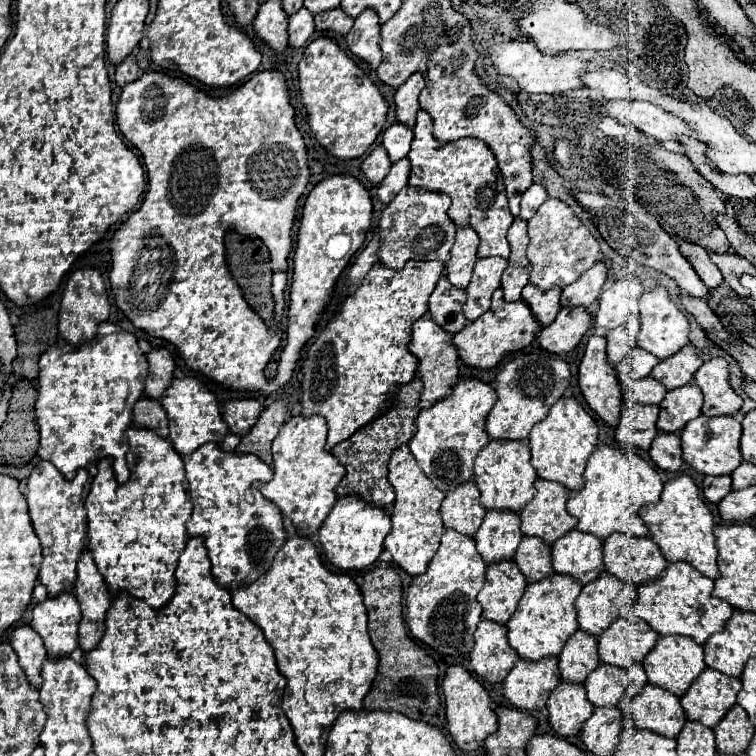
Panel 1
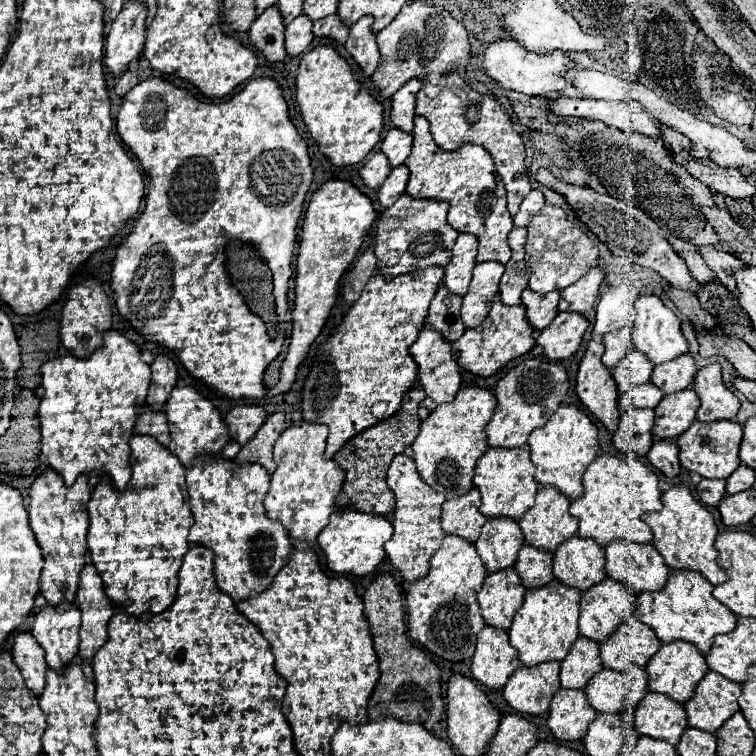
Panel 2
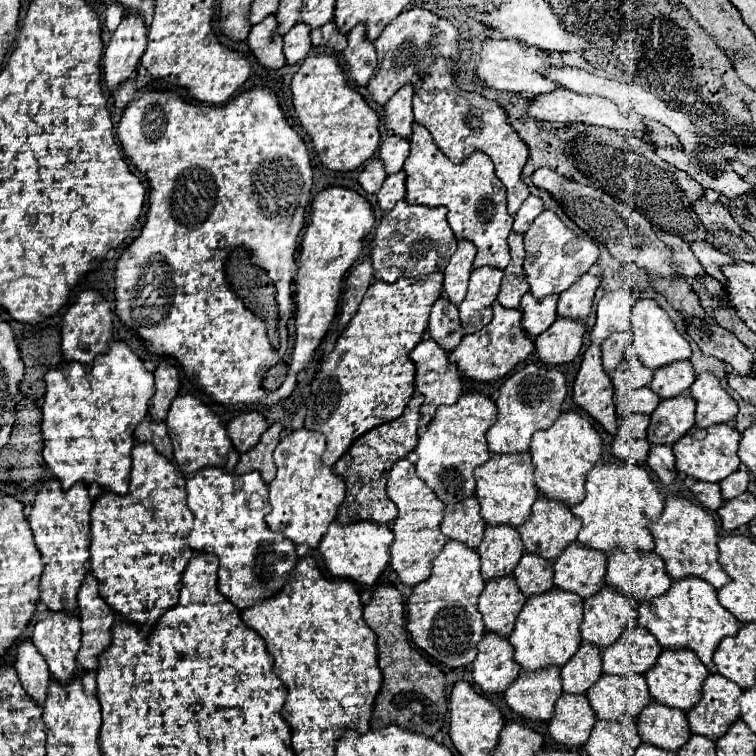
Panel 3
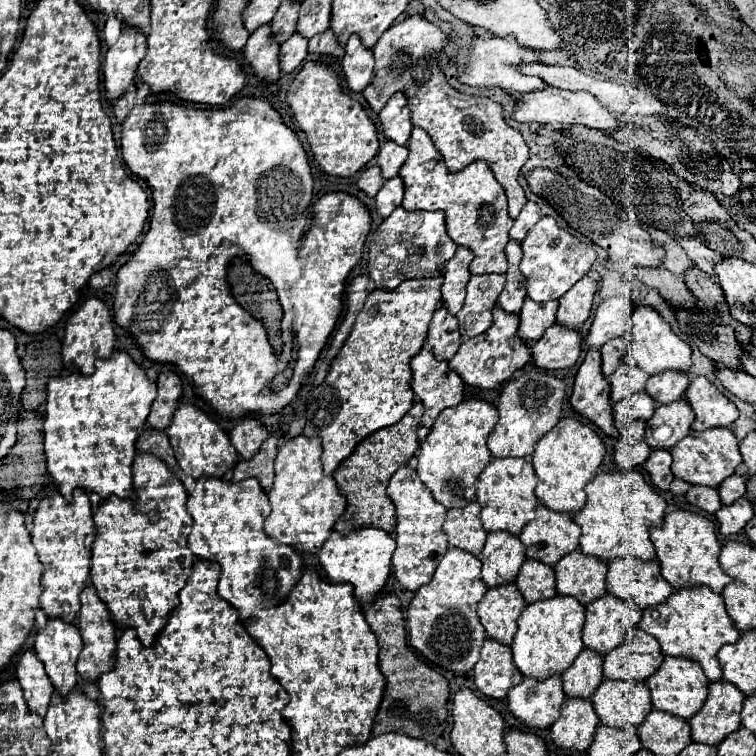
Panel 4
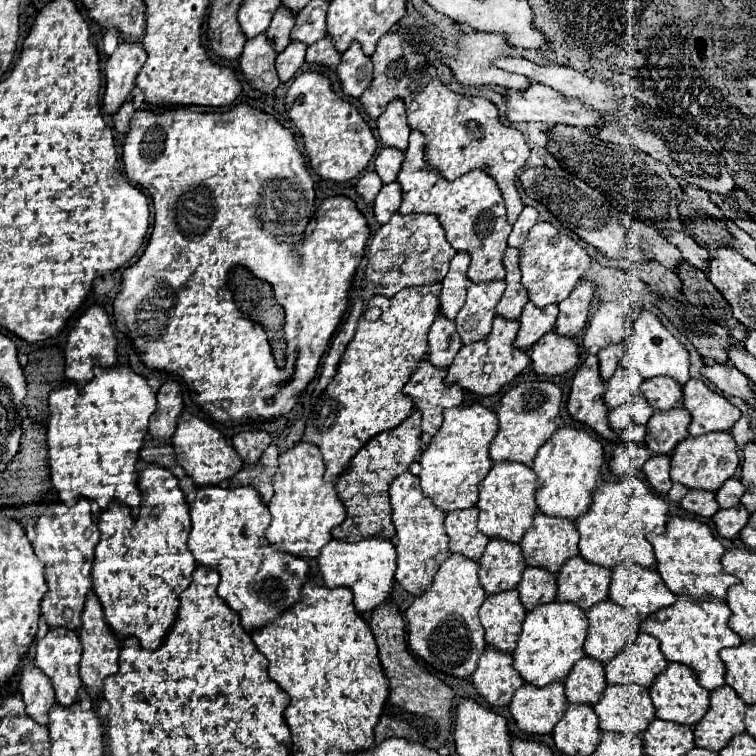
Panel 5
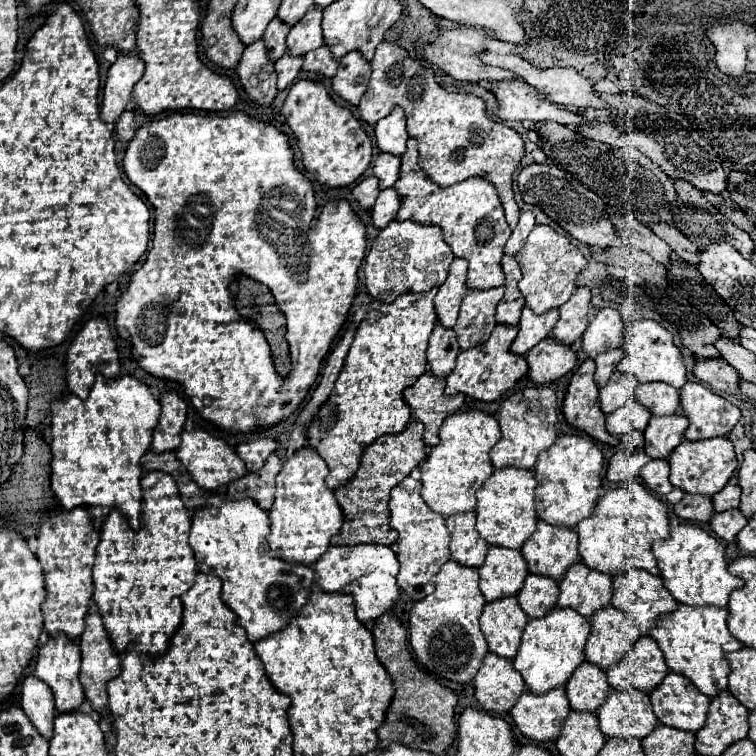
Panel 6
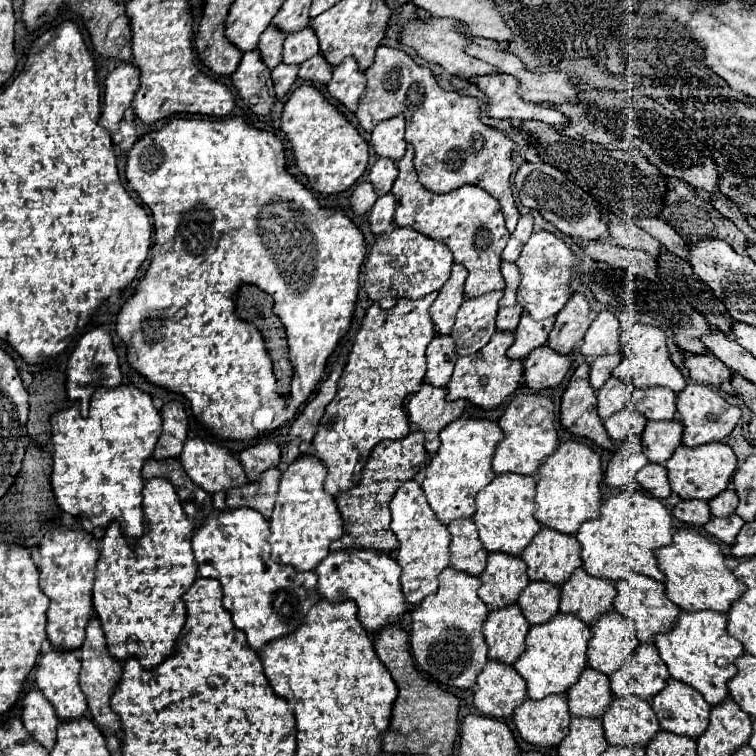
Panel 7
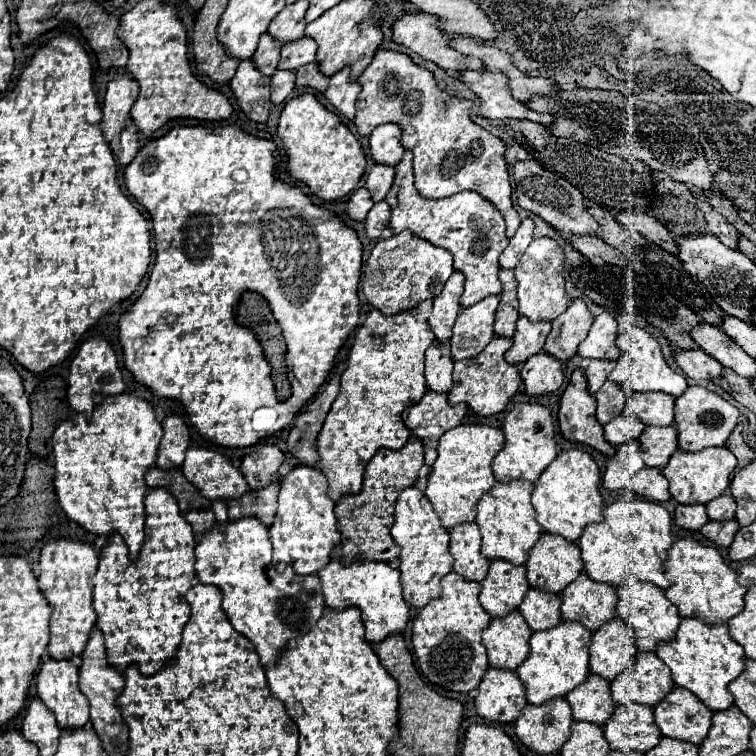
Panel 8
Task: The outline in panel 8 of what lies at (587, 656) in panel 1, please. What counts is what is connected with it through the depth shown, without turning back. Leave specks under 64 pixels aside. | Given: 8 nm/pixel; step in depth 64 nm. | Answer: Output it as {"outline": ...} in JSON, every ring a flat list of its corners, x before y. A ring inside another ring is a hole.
{"outline":[[590,674,590,680,586,680,582,688,576,688,574,692,570,692,566,700,572,708,574,720,592,722,598,726,604,726,616,708,610,696,608,680,602,680,600,676,594,676,594,674]]}

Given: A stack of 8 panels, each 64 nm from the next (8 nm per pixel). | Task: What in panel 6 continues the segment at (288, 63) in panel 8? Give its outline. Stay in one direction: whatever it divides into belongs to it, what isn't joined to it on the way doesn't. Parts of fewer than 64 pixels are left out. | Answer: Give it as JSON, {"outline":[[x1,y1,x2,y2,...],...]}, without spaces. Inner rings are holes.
{"outline":[[312,6,310,12,306,14,306,20,302,20,302,24,296,24,294,28,290,28,290,34,286,38,286,54,304,56,306,52,322,46,320,20,322,20,322,10]]}

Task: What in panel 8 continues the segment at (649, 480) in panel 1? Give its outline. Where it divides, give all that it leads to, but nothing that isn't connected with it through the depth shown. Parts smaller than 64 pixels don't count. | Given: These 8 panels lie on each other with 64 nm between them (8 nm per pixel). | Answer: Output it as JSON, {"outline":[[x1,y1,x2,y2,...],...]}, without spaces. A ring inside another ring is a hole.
{"outline":[[634,498,618,500,604,508,604,522,590,524,578,540,582,550,584,570,594,582,604,582,614,588,634,582,650,582,662,590,670,588,666,578,666,552,672,546,672,518,658,502]]}

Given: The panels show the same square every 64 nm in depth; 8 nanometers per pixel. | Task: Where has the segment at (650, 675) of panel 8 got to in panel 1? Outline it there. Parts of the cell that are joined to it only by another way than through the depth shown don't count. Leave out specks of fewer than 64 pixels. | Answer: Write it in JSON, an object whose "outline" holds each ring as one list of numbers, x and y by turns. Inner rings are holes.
{"outline":[[620,614,614,624,598,638,600,660,618,668,628,668,634,662,642,662,654,648,658,634,636,616]]}

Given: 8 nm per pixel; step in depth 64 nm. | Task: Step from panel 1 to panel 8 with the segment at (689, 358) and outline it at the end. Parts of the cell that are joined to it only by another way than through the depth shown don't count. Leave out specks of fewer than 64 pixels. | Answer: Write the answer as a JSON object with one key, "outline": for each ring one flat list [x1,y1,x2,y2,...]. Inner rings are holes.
{"outline":[[664,392,630,394,626,408,624,408,624,414,640,420,646,426,670,426,674,422,674,396,666,396]]}

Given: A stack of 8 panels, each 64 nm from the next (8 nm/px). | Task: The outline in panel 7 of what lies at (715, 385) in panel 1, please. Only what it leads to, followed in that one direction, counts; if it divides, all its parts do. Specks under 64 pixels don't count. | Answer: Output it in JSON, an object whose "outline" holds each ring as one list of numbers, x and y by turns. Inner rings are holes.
{"outline":[[688,384,680,392,676,400,676,410,678,410,678,420,684,424,682,444,688,448,696,448,696,446,710,444,710,442,722,442,734,430,734,426,738,424,742,416,738,406,728,404,718,392,702,384]]}

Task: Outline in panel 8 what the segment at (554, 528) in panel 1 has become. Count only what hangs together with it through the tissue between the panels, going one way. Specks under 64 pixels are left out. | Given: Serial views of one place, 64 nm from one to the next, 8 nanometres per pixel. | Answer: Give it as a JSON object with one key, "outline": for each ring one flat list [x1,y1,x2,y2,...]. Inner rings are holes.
{"outline":[[542,534,538,544,530,550,526,570,532,588,546,588,546,592,560,594,582,574,584,562,576,544,570,544,556,534]]}

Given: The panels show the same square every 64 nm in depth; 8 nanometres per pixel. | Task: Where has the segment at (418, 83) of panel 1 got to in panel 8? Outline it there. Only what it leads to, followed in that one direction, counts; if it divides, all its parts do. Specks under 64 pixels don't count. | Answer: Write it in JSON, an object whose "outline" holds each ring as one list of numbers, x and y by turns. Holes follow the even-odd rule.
{"outline":[[384,124,370,134,370,154,376,164,396,166,404,154,398,124]]}

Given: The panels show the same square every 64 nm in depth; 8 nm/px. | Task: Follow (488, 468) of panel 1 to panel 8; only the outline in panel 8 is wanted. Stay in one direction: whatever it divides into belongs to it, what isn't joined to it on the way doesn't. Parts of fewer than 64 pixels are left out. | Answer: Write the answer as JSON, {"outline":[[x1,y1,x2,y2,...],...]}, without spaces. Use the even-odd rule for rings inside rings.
{"outline":[[512,480,510,484,496,482,494,488,478,502,476,524,482,532,482,554,488,560,506,560,514,566,526,564,530,548,538,542,542,528,536,522,536,510,530,504,534,484,526,484,526,480]]}

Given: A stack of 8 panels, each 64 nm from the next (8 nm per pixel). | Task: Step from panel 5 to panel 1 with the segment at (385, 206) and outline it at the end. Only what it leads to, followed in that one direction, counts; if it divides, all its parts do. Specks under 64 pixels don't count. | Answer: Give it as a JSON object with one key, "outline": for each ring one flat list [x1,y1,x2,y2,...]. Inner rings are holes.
{"outline":[[408,158,400,160,398,164,392,164,390,174,378,186,378,198,380,198,382,204,390,204,394,200,394,196,404,186,408,186,408,174,410,174,410,162,408,162]]}

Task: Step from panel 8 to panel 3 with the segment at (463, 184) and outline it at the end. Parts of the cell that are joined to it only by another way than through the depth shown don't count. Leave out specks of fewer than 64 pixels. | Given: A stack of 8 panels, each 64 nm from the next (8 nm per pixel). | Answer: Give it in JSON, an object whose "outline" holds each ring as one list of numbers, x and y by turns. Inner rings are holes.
{"outline":[[412,8,402,12,392,24,388,24,384,28,384,32,380,34,380,38,374,42,376,54,378,54,378,68,372,76,372,80,368,82,368,92,372,96,372,100,380,106,384,106,392,94,396,90,400,90,406,84,414,86,414,100,412,100,412,108,414,108,414,122,422,124,428,128,428,132,432,134,436,146,454,162,460,164,462,160,466,160,470,154,474,152,484,152,490,156,490,160,494,162,494,170,496,176,500,178,500,182,506,186,508,192,508,214,514,216,518,212,518,208,522,206,522,202,530,196,528,186,522,182,520,172,528,160,528,146,520,140,518,132,506,122,506,110,502,106,498,106,494,100,486,100,480,94,472,94,472,92,464,92,454,84,454,76,452,76,452,66,456,66,456,56,458,56,458,40,460,40,460,32,458,28,454,28,448,20,438,18,436,14,424,10,424,8]]}

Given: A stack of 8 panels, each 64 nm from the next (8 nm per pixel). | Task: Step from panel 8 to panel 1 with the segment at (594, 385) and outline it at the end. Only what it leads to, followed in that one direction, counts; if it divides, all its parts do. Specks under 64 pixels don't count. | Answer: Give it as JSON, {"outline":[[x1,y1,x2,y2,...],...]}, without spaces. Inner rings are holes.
{"outline":[[632,318,626,324,606,332,606,342,608,342,606,354,612,366,618,366,620,360,636,346,636,336,638,336,638,318]]}

